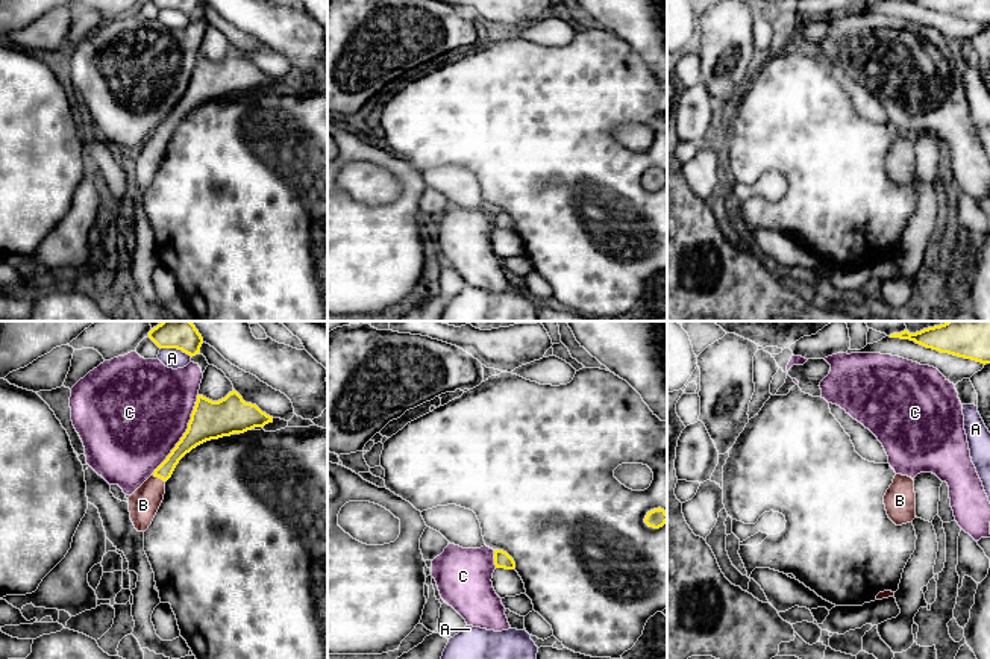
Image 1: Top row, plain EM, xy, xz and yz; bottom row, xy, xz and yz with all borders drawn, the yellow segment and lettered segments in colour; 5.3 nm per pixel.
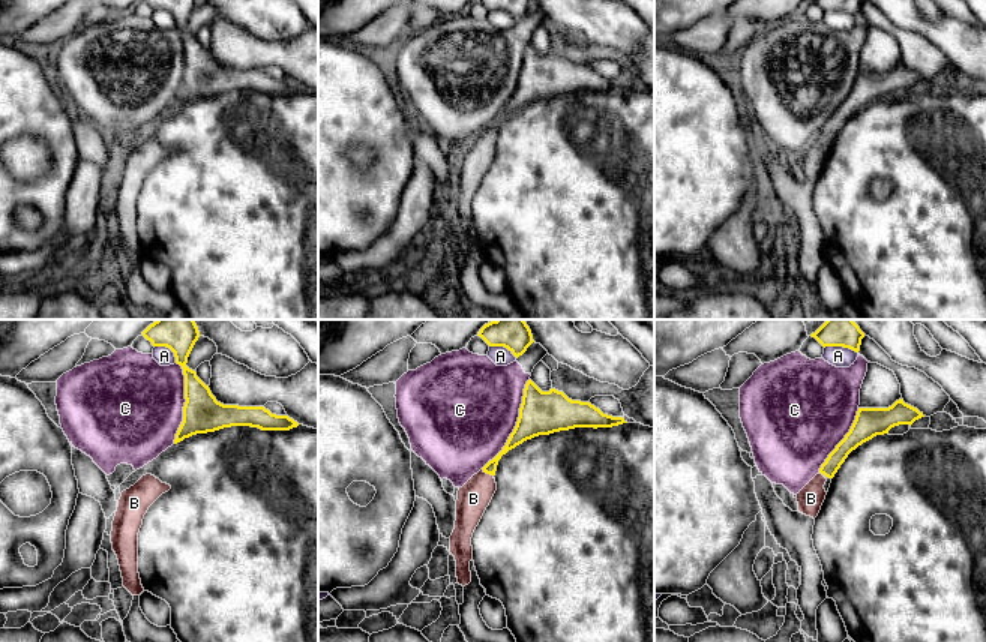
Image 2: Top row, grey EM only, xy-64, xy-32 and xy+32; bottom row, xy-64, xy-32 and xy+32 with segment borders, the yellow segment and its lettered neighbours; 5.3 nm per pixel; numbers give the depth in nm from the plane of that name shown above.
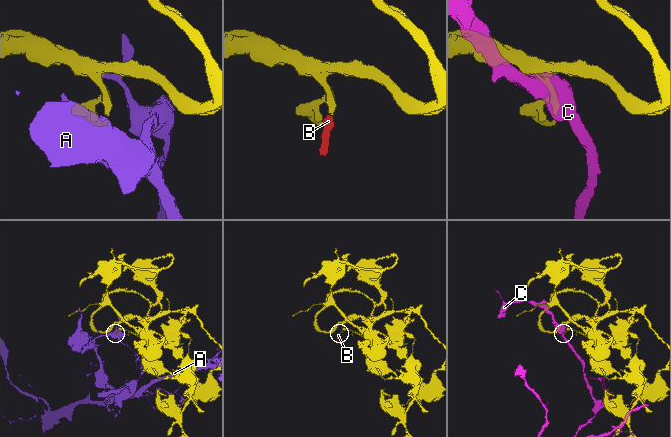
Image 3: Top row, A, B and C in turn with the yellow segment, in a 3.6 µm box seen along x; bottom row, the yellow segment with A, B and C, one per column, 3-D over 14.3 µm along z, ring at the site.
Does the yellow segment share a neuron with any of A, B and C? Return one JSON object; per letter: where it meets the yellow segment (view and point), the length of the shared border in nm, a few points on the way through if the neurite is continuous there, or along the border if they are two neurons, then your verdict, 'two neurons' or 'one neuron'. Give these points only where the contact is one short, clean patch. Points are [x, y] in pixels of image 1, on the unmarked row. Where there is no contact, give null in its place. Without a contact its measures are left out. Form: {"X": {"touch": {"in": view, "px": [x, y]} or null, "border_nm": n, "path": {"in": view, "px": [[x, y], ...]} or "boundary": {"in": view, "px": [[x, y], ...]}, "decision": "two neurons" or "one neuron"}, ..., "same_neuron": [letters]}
{"A": {"touch": {"in": "xy", "px": [176, 8]}, "border_nm": 180, "decision": "two neurons"}, "B": {"touch": {"in": "xy", "px": [158, 137]}, "border_nm": 80, "path": {"in": "xy", "px": [[188, 102], [158, 137], [143, 165]]}, "decision": "one neuron"}, "C": {"touch": {"in": "xy", "px": [184, 94]}, "border_nm": 480, "decision": "two neurons"}, "same_neuron": ["B"]}

